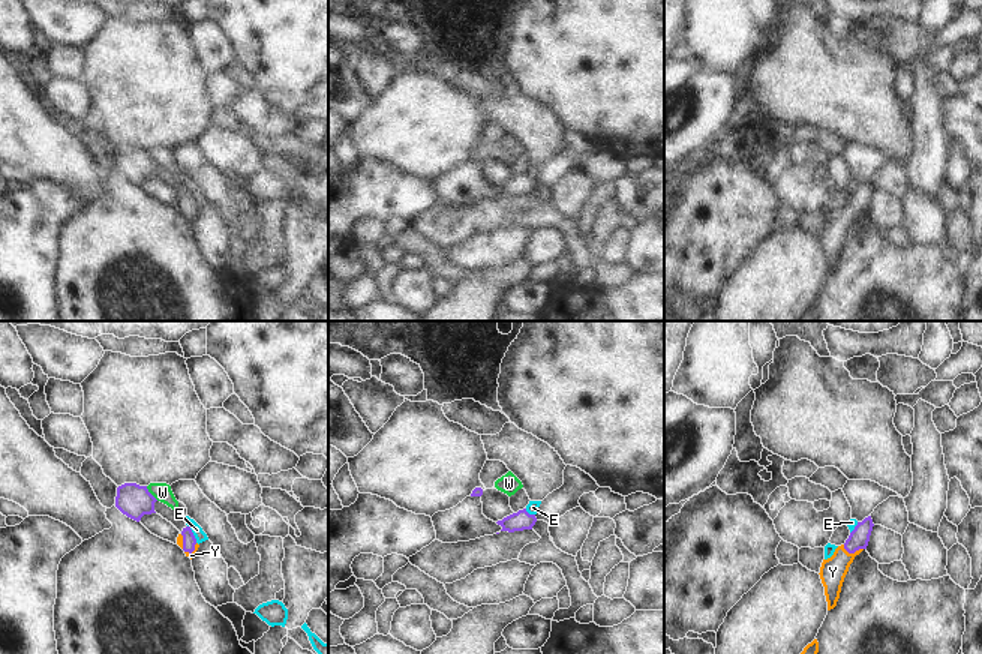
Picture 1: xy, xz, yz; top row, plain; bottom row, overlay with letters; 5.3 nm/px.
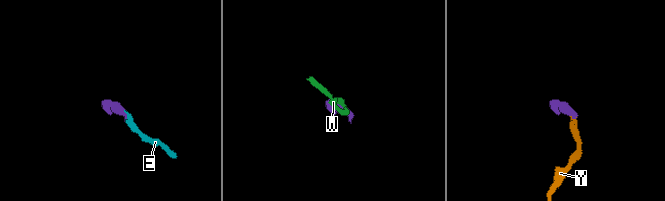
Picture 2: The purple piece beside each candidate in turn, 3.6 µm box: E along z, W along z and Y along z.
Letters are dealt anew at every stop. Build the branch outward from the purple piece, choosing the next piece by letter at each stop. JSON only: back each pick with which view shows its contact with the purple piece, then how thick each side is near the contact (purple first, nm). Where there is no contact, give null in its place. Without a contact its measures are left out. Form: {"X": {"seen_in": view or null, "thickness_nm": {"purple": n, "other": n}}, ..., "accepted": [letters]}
{"Y": {"seen_in": "yz", "thickness_nm": {"purple": 110, "other": 140}}, "accepted": ["Y"]}

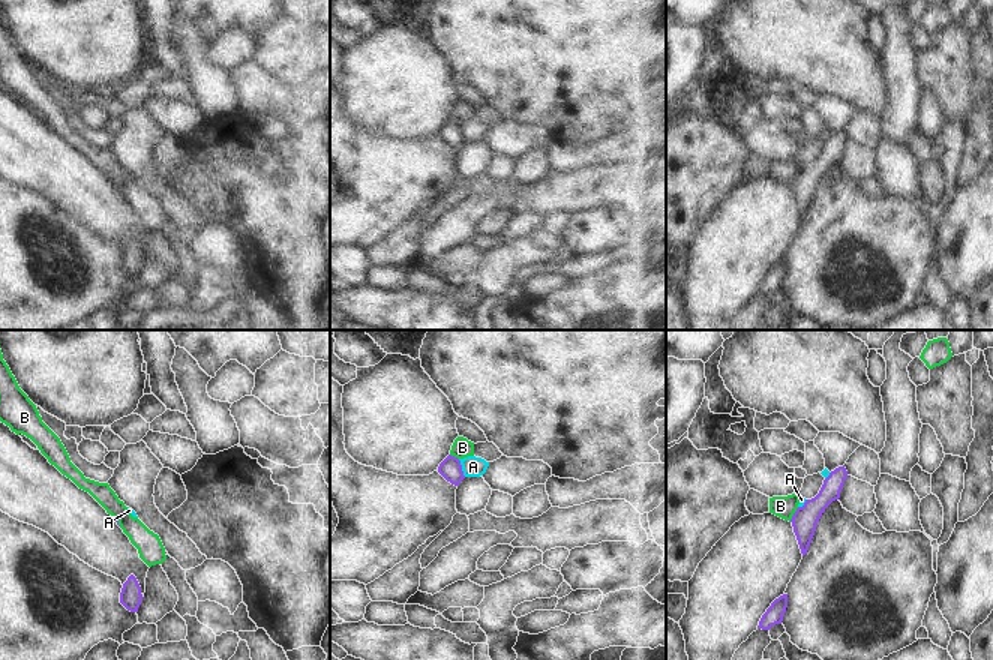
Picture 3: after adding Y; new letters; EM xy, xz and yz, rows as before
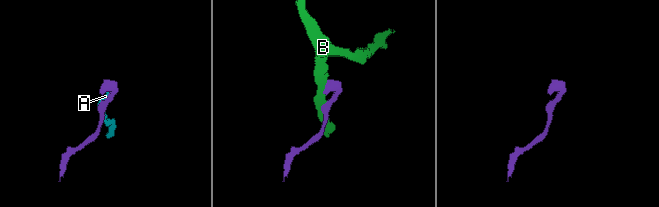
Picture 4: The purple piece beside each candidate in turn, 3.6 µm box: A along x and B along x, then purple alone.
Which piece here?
{"accepted": []}

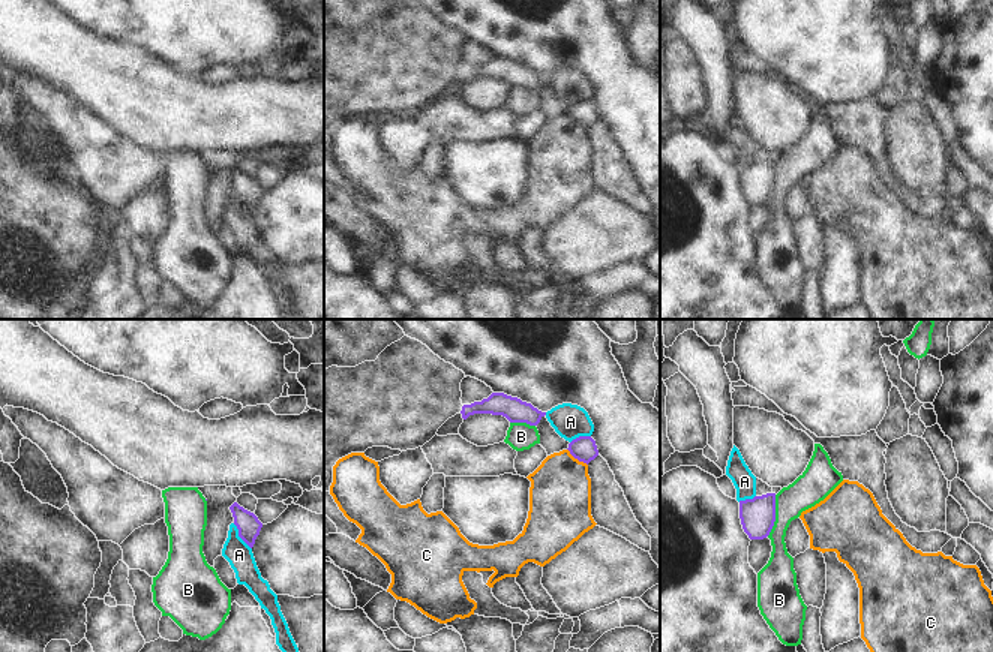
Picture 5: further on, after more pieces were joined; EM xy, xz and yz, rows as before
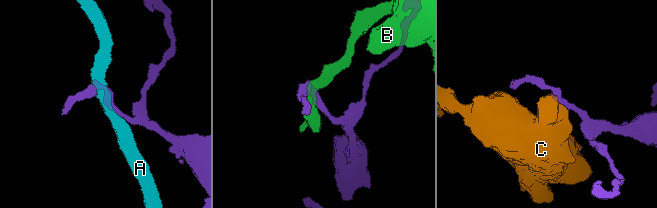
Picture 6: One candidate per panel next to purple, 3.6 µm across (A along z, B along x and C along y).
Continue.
{"accepted": []}

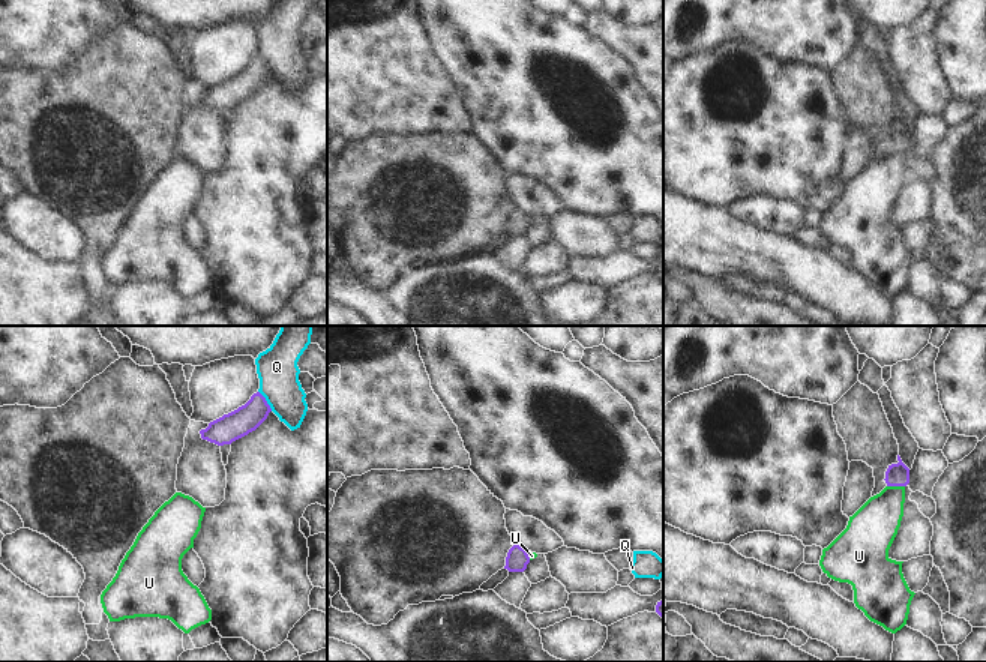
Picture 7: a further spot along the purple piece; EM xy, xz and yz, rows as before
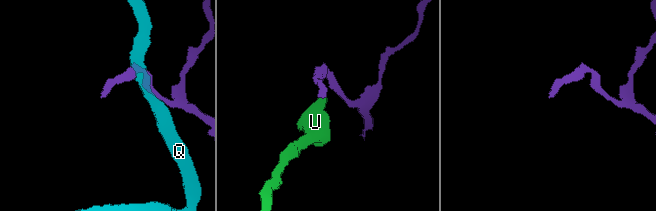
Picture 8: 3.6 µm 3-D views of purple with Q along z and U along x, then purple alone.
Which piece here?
{"accepted": []}

